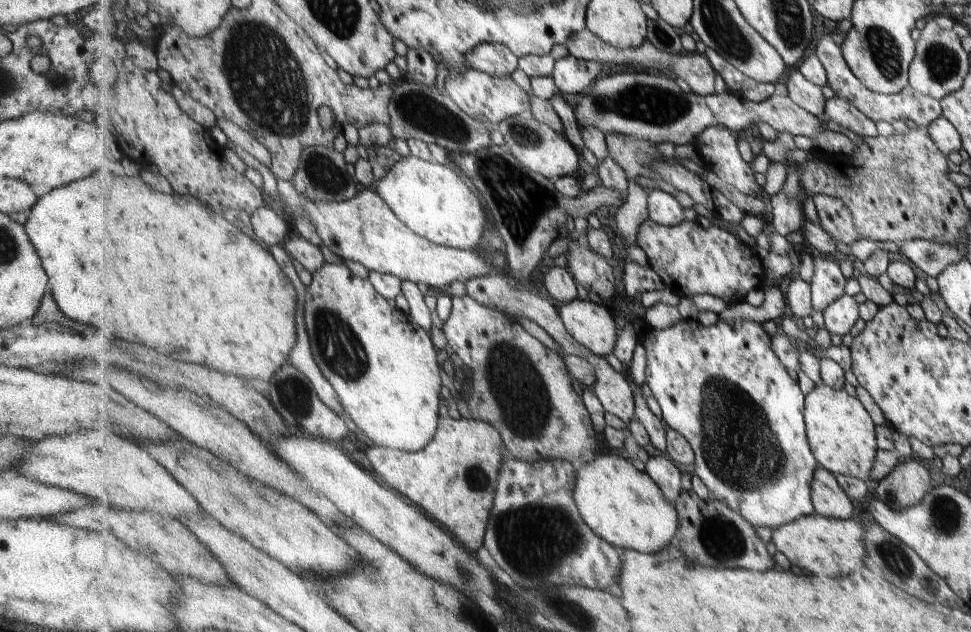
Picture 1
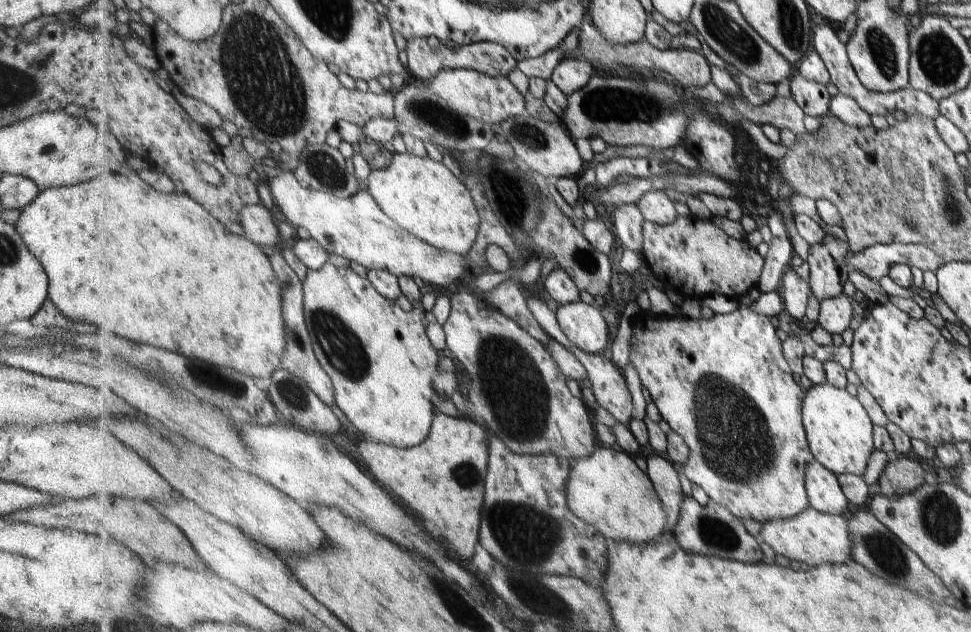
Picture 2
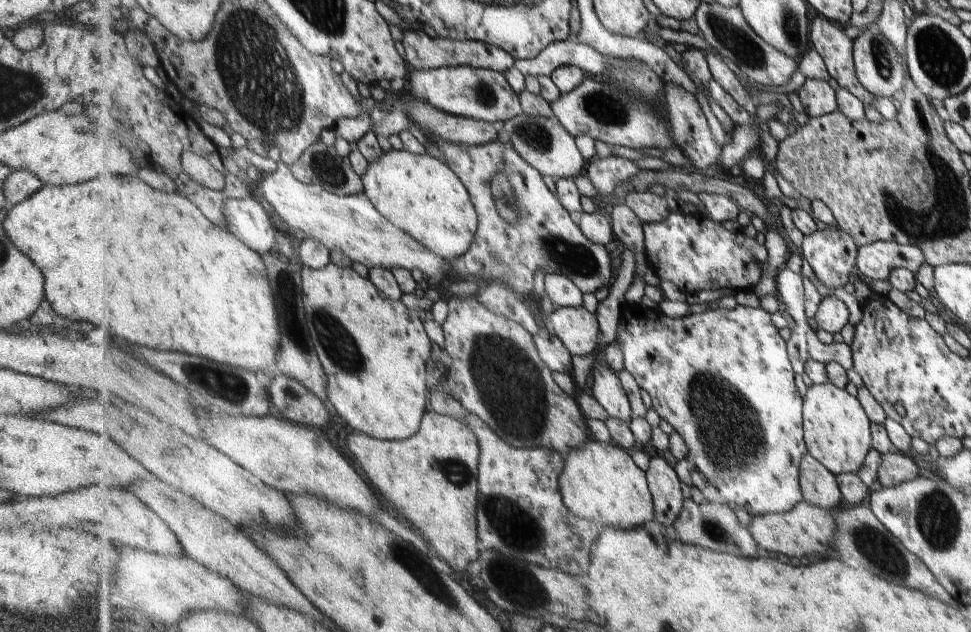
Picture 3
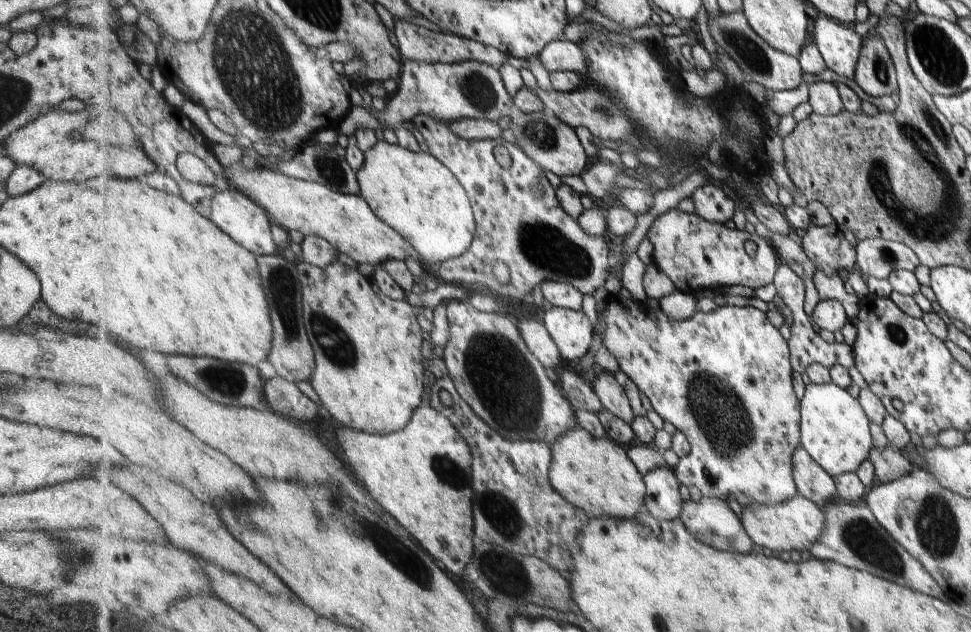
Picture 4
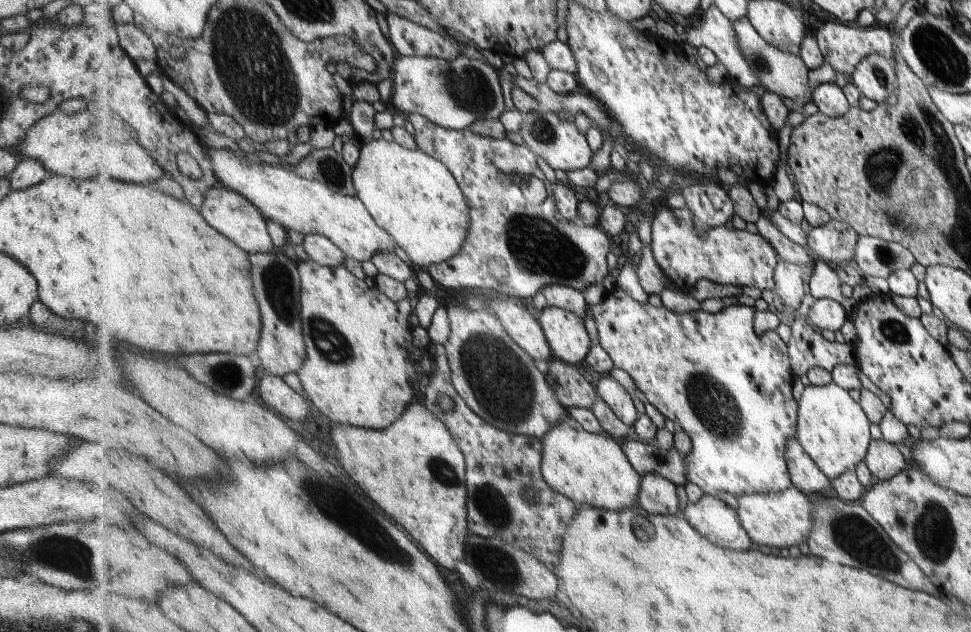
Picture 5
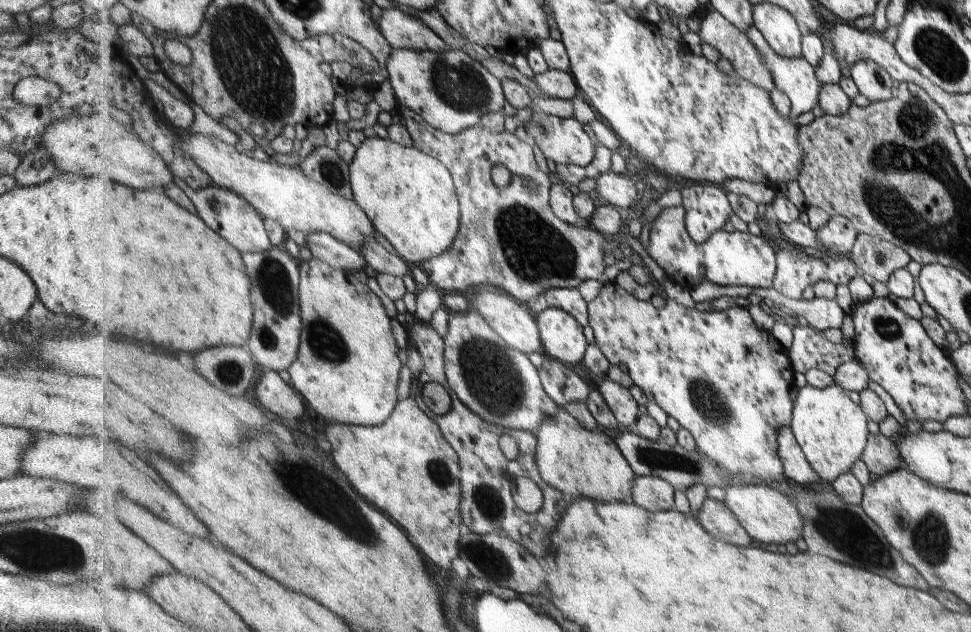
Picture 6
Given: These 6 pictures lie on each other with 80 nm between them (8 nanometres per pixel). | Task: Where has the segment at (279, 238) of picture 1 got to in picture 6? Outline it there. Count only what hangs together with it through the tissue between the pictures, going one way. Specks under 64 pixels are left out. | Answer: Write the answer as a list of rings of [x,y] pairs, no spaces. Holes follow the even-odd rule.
[[[175,178],[175,182],[189,195],[194,202],[199,216],[223,238],[227,239],[235,248],[242,253],[256,253],[259,251],[271,250],[271,240],[263,224],[263,216],[258,210],[242,195],[235,191],[211,184],[202,189],[191,188],[183,179]]]

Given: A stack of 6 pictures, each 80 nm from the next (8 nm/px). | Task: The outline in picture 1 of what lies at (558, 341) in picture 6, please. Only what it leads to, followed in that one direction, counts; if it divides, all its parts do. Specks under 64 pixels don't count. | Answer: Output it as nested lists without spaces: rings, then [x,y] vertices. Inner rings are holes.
[[[577,298],[559,311],[567,330],[579,344],[602,357],[614,352],[619,338],[617,321],[603,304]]]

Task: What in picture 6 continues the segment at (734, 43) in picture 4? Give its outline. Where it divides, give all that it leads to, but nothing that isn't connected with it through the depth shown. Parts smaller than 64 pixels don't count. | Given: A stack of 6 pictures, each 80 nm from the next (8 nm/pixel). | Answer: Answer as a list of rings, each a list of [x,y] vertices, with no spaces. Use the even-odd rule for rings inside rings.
[[[751,25],[745,34],[751,39],[751,42],[757,47],[759,54],[762,56],[767,68],[771,71],[777,88],[784,92],[792,100],[792,113],[788,116],[793,124],[798,124],[797,118],[800,114],[813,110],[819,102],[819,93],[823,86],[820,80],[817,80],[817,72],[815,67],[803,56],[801,57],[782,57],[777,54],[763,33],[755,26]]]

